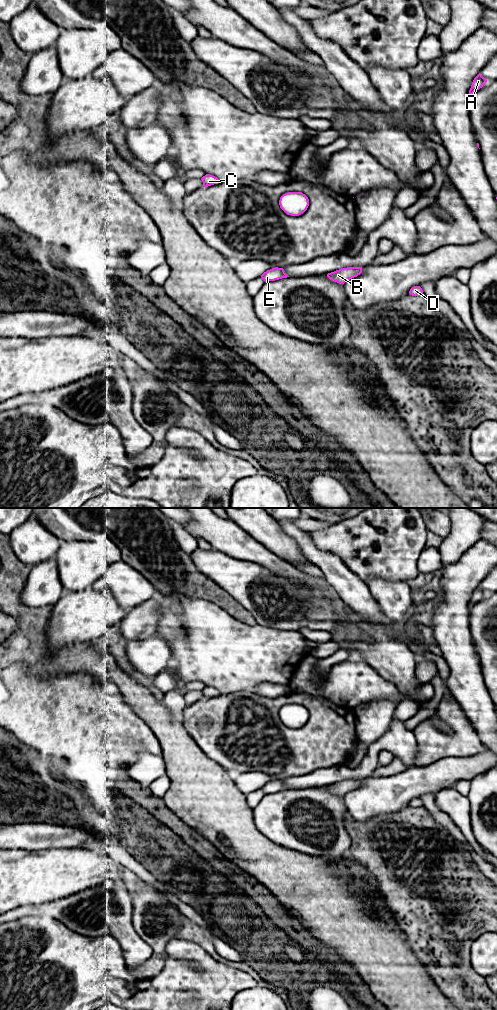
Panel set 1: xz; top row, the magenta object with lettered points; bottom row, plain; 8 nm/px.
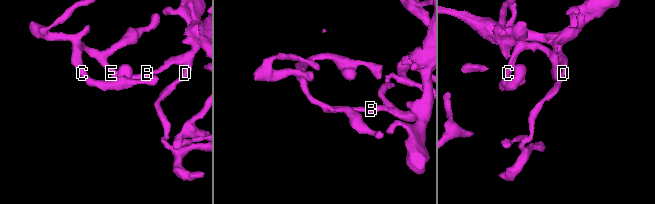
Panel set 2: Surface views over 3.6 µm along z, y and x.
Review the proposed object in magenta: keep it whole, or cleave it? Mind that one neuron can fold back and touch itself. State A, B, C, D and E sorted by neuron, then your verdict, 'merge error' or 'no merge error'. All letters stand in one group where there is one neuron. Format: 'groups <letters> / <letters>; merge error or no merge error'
groups A B C D E; no merge error

